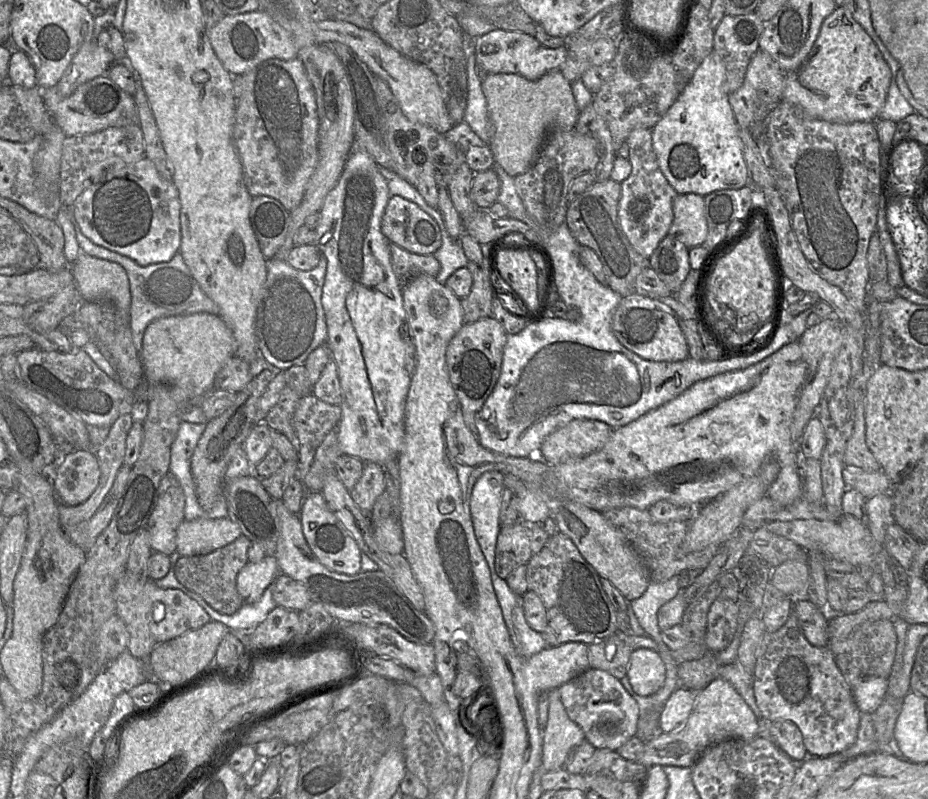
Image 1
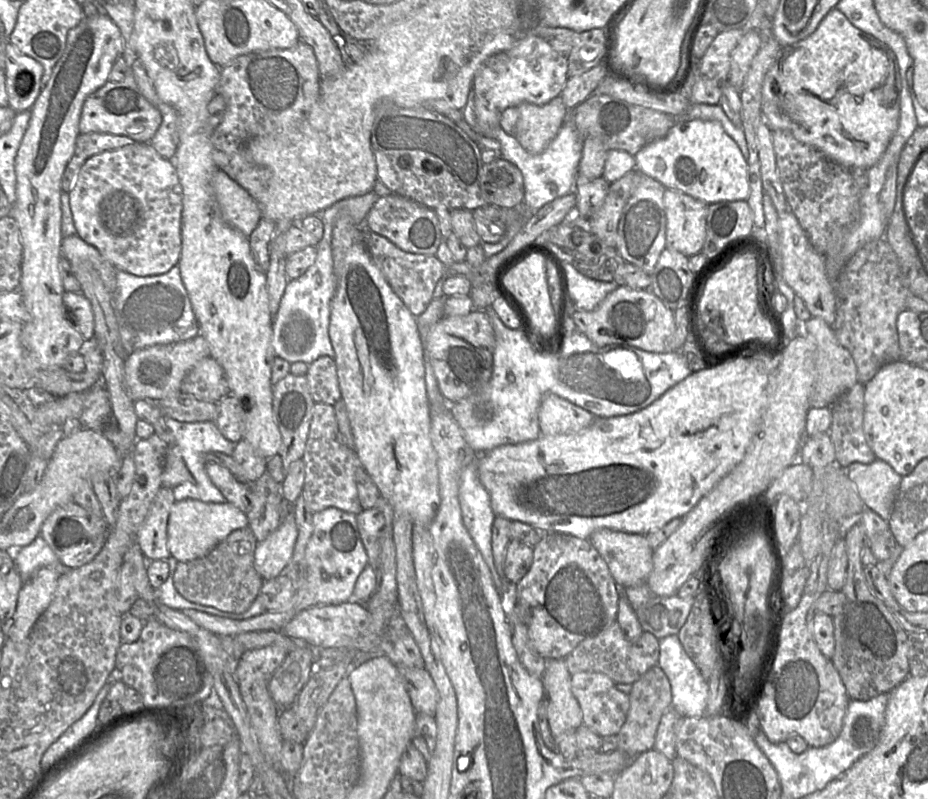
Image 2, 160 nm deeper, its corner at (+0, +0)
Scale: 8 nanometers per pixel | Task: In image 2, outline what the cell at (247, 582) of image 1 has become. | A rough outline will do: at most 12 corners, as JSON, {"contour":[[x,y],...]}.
{"contour":[[290,509],[259,542],[254,567],[264,581],[284,573],[298,536]]}

